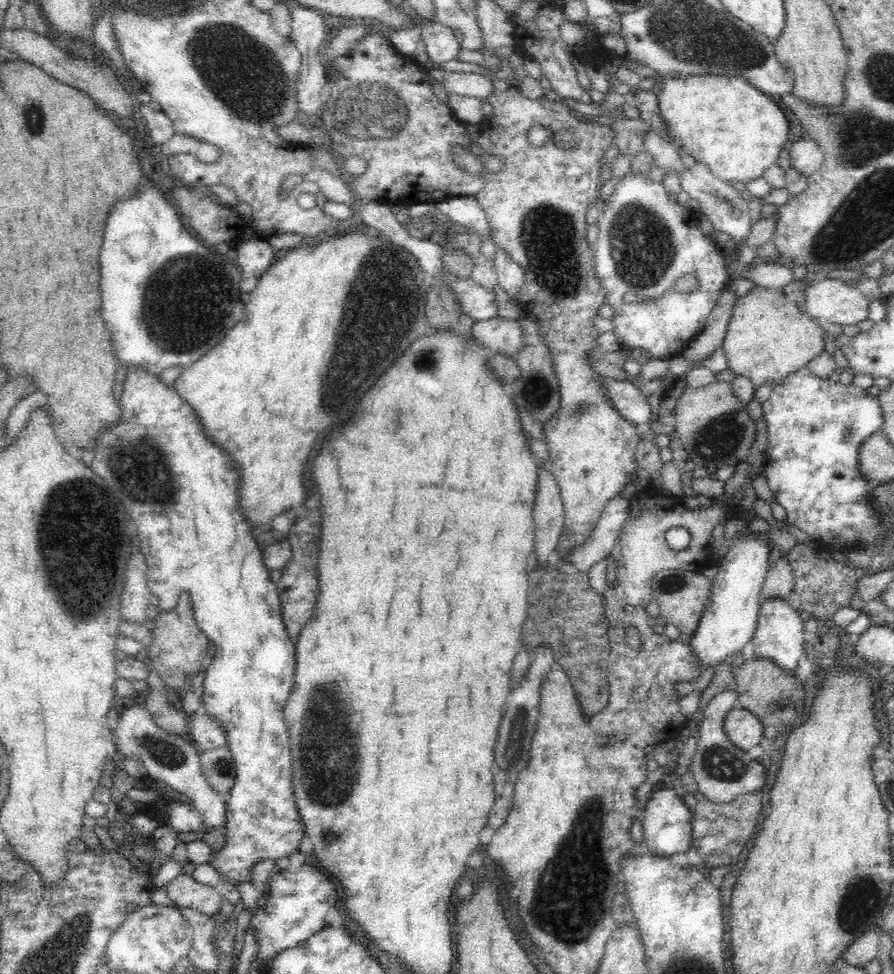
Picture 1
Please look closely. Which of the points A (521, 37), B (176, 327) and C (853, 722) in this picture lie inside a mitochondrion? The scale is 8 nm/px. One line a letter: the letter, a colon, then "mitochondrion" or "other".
A: other
B: mitochondrion
C: other

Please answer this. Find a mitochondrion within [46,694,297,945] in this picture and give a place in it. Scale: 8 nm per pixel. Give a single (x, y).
(163, 752)

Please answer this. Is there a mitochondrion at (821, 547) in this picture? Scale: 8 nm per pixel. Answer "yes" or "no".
no

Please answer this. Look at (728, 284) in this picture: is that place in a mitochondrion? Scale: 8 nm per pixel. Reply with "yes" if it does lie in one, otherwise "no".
no

